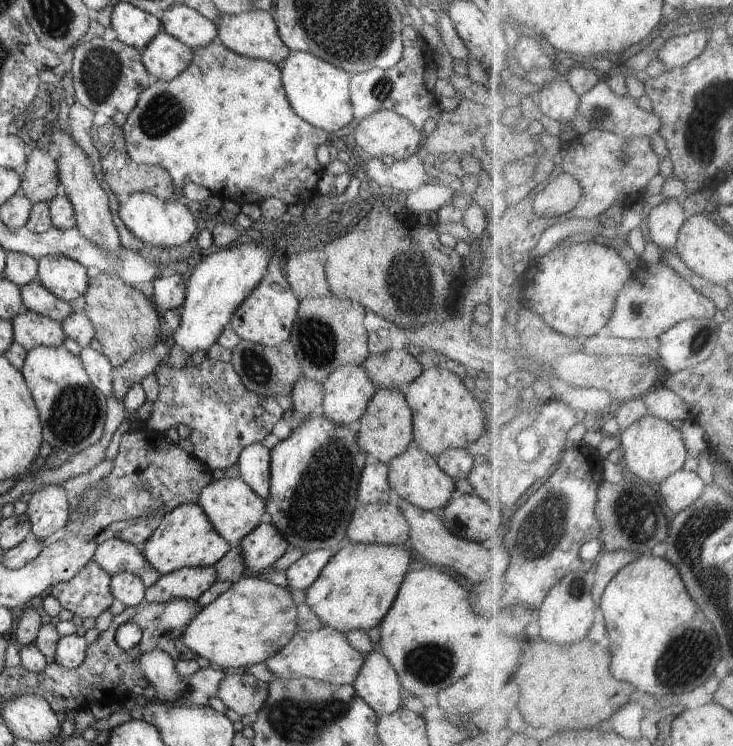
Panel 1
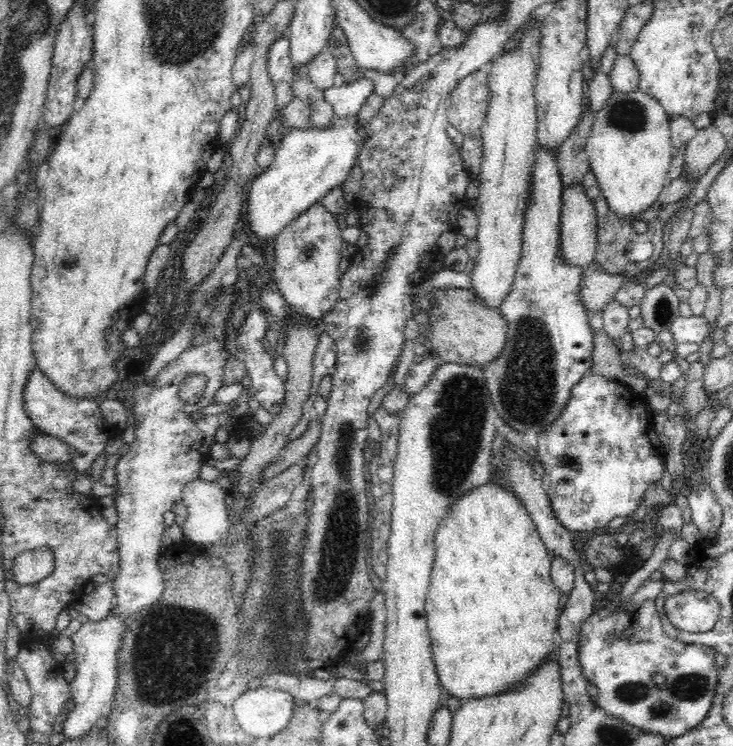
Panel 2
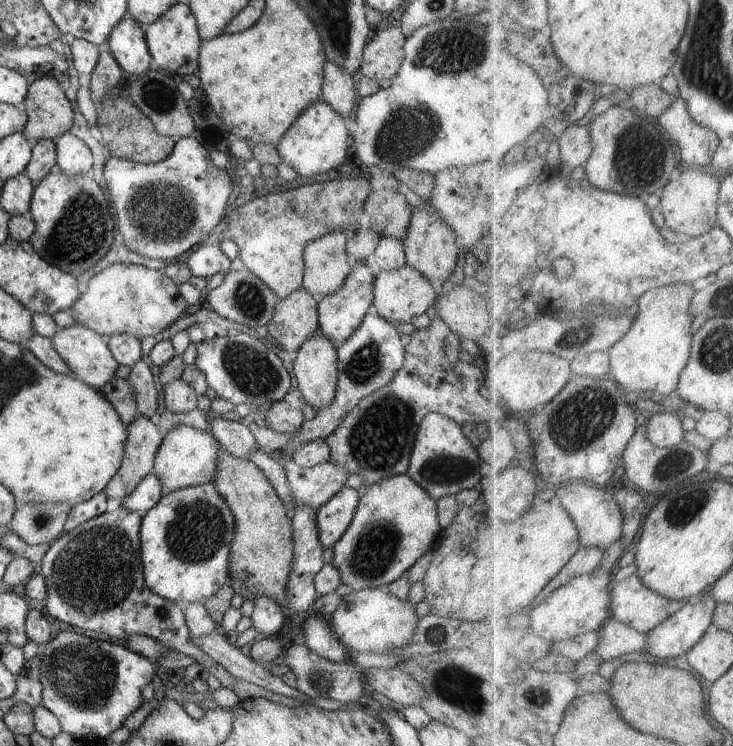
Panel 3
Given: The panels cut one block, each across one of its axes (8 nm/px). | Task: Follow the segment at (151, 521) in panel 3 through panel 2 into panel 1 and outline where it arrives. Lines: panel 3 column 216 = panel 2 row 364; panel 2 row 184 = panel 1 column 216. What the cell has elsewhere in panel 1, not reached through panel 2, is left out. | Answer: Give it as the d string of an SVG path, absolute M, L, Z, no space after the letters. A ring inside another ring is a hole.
M184 503L167 512L141 550L145 559L161 574L184 567L215 565L230 550L230 544L215 531L202 507Z

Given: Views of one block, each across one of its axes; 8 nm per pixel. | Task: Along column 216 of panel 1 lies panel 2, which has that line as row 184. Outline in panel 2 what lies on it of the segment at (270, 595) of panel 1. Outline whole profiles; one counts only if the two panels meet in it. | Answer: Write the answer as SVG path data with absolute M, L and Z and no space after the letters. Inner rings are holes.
M639 90L628 94L613 91L596 112L585 149L589 170L598 181L608 209L616 217L634 217L655 207L662 188L668 183L668 168L675 153L670 143L670 120L655 98Z

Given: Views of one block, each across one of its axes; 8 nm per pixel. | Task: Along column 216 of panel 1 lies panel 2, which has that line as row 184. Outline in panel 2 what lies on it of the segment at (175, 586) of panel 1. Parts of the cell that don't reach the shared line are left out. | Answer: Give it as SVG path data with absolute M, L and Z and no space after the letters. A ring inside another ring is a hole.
M581 183L566 186L562 191L562 210L560 214L560 256L570 266L588 268L592 266L593 256L598 247L598 217L596 204L588 199Z

